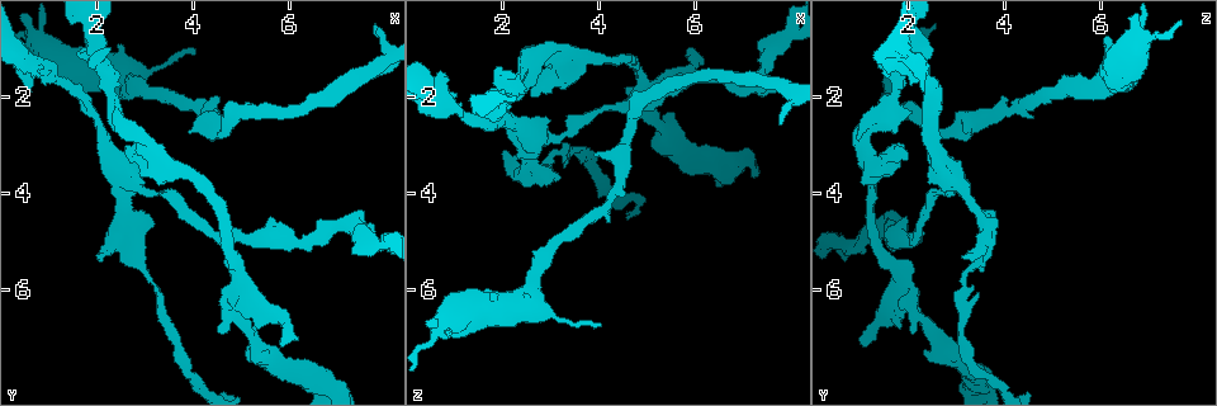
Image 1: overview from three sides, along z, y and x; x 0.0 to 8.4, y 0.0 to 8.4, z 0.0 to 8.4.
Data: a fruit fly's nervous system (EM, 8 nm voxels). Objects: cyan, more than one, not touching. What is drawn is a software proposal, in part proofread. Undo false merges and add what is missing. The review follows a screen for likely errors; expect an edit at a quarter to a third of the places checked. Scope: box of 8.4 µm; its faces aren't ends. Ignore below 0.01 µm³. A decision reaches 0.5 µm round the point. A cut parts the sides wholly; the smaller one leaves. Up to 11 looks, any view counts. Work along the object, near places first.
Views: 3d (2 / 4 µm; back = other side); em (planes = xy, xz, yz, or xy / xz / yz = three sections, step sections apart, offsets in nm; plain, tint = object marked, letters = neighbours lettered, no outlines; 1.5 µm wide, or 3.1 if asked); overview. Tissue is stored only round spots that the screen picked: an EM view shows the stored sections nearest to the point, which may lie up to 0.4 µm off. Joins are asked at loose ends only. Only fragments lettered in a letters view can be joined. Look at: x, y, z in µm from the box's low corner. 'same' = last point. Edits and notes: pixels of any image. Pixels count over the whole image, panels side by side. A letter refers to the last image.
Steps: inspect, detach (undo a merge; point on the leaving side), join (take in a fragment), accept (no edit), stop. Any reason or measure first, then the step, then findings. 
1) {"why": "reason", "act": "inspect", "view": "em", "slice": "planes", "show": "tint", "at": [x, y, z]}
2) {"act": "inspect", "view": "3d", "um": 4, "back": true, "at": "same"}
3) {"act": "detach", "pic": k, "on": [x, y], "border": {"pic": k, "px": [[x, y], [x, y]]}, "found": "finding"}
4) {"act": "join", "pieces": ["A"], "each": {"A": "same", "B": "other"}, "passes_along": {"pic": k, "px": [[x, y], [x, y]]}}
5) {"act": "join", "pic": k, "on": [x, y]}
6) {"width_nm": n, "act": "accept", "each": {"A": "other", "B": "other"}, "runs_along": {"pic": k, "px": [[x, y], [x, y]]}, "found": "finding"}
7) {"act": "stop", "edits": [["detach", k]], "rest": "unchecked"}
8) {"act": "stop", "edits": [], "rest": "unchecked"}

{"why": "branch stops here", "act": "inspect", "view": "em", "slice": "xz", "step": 8, "show": "tint", "at": [0.85, 1.55, 1.50]}

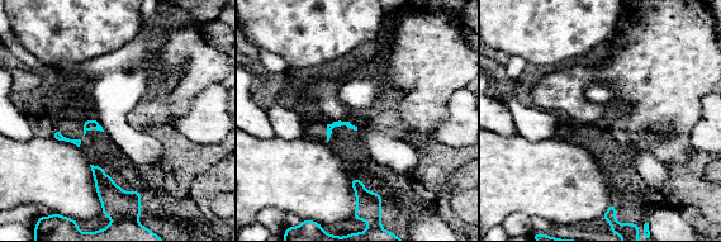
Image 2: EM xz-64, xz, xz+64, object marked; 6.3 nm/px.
{"why": "cut it another way", "act": "inspect", "view": "em", "slice": "yz", "step": 4, "show": "letters", "at": "same"}

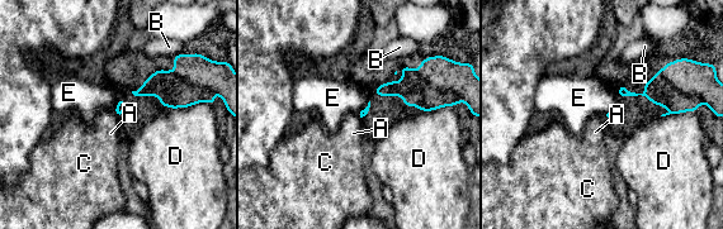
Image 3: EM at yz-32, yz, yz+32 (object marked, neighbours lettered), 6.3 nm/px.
{"act": "accept", "each": {"A": "other", "B": "other", "C": "other", "D": "other", "E": "other"}, "border": {"pic": 3, "px": [[118, 99], [118, 104], [113, 110]]}, "found": "none of them fits"}

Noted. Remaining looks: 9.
{"act": "inspect", "view": "3d", "um": 4, "at": [2.60, 4.40, 3.45]}

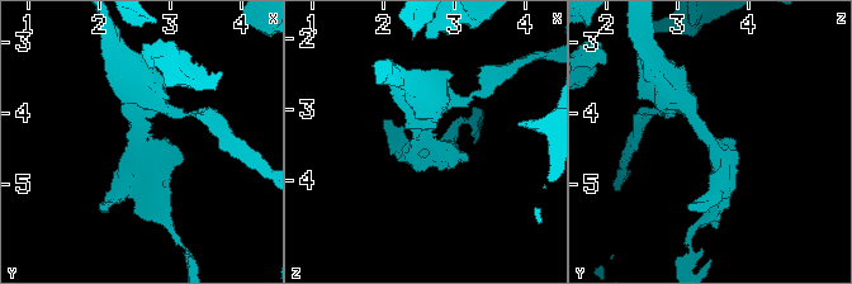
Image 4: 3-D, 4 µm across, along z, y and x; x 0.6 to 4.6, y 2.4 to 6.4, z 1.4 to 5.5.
{"arms": 3, "arm_widths_nm": [280, 280, 380], "why": "shape alone is not enough", "act": "inspect", "view": "em", "slice": "yz", "step": 8, "show": "tint", "at": [2.70, 4.40, 3.45]}

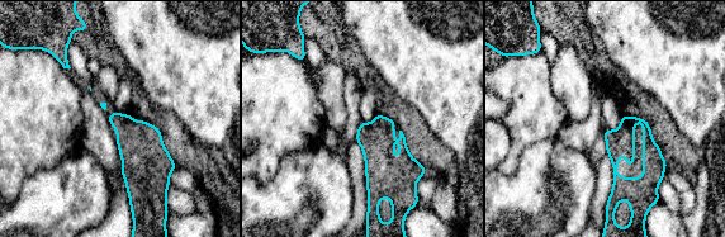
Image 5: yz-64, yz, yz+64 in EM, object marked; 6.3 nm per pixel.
{"act": "inspect", "view": "em", "slice": "planes", "show": "letters", "at": "same"}

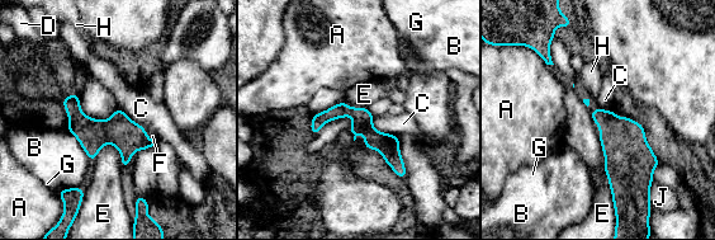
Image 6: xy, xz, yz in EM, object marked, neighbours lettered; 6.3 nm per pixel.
{"longest_contact_nm": ["B", 280], "act": "accept", "each": {"A": "other", "B": "other", "C": "other", "D": "other", "E": "other", "F": "other", "G": "other", "H": "other", "J": "other"}, "runs_along": {"pic": 6, "px": [[315, 120], [350, 112], [402, 174]]}, "found": "one cell here"}

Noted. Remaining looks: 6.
{"why": "thin neck", "act": "inspect", "view": "3d", "um": 2, "at": [4.30, 2.30, 4.10]}

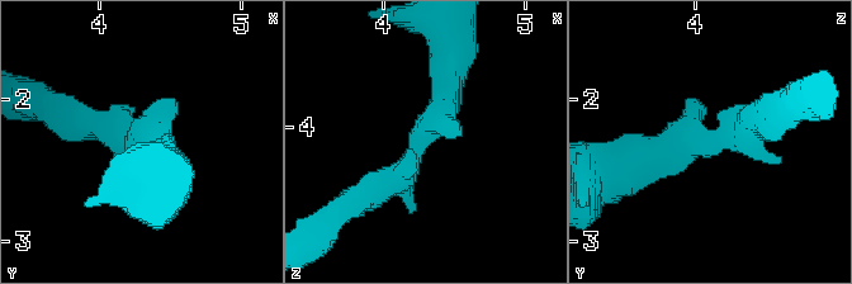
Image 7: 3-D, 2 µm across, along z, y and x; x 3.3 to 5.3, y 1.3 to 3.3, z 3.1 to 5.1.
{"arm_widths_nm": [220, 300], "why": "need the tissue", "act": "inspect", "view": "em", "slice": "yz", "step": 8, "show": "tint", "at": [4.26, 2.32, 4.14]}

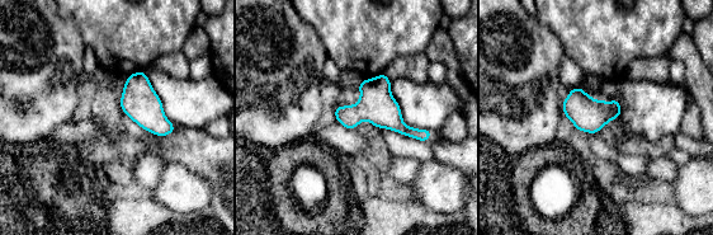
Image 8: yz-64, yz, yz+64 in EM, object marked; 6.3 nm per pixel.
{"why": "cut it another way", "act": "inspect", "view": "em", "slice": "xz", "step": 4, "show": "letters", "at": "same"}

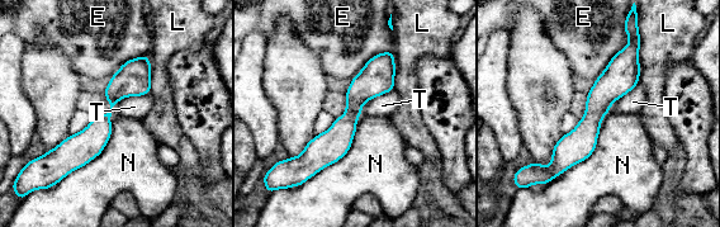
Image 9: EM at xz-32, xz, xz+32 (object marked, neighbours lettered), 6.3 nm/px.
{"act": "accept", "each": {"E": "other", "L": "other", "N": "other", "T": "other"}, "border": {"pic": 9, "px": [[361, 114], [350, 149], [302, 183]]}, "found": "continuous, no second cell"}

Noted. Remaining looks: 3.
{"why": "branch stops here", "act": "inspect", "view": "em", "slice": "planes", "show": "letters", "at": [7.70, 4.60, 1.90]}

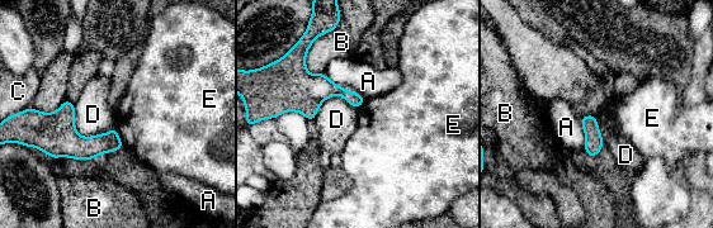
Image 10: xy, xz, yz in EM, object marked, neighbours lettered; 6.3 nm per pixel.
{"act": "accept", "each": {"A": "other", "B": "other", "C": "other", "D": "other", "E": "other"}, "border": {"pic": 10, "px": [[74, 104], [80, 134], [114, 126]]}, "found": "no lettered fragment goes on from it"}

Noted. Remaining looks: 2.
{"act": "stop", "edits": [], "rest": "unchecked"}

